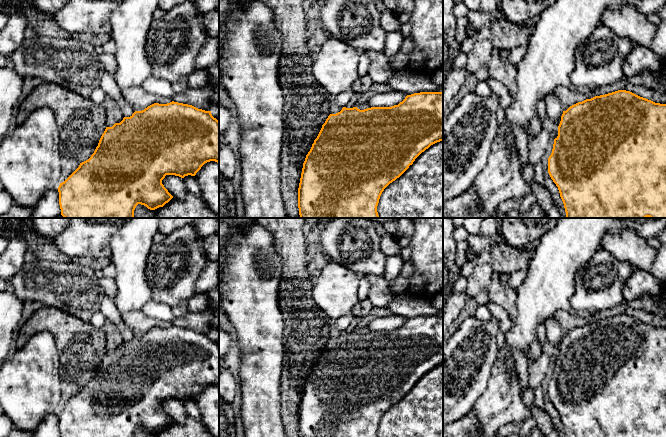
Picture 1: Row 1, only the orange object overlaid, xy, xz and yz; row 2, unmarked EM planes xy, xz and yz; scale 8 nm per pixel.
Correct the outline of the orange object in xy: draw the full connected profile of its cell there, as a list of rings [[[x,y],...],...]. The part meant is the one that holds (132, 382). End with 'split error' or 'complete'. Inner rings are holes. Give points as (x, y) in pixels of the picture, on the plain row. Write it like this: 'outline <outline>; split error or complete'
outline [[[174,325],[167,328],[154,327],[142,335],[135,335],[130,341],[124,341],[120,347],[115,347],[112,351],[106,351],[91,381],[80,387],[79,391],[64,406],[60,407],[58,416],[61,437],[134,437],[138,428],[155,434],[163,431],[173,422],[162,408],[166,399],[175,399],[181,402],[188,399],[195,400],[201,391],[210,385],[219,387],[219,345],[212,340],[211,335]]]; complete

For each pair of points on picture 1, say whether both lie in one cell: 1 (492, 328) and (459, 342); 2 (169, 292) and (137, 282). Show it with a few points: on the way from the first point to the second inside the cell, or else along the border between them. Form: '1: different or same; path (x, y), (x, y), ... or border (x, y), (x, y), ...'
1: same; path (484, 334), (474, 342), (467, 342)
2: different; border (145, 263), (145, 279), (152, 299)

